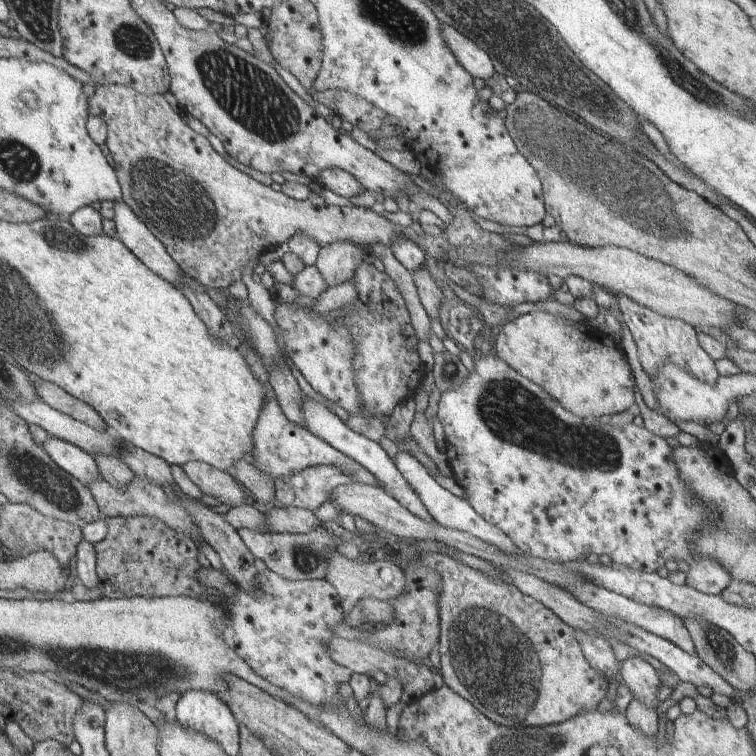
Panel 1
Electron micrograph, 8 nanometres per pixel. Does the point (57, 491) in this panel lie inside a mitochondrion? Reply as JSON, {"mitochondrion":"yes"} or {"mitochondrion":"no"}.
{"mitochondrion":"yes"}

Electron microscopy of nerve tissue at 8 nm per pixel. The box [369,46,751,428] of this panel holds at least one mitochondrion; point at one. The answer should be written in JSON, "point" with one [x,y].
{"point":[628,184]}

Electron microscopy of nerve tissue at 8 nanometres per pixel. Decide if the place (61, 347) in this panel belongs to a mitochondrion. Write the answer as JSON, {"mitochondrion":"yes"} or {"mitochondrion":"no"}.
{"mitochondrion":"yes"}

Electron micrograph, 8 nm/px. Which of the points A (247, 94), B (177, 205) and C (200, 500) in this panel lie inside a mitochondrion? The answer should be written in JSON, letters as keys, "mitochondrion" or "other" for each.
{"A":"mitochondrion","B":"mitochondrion","C":"other"}

